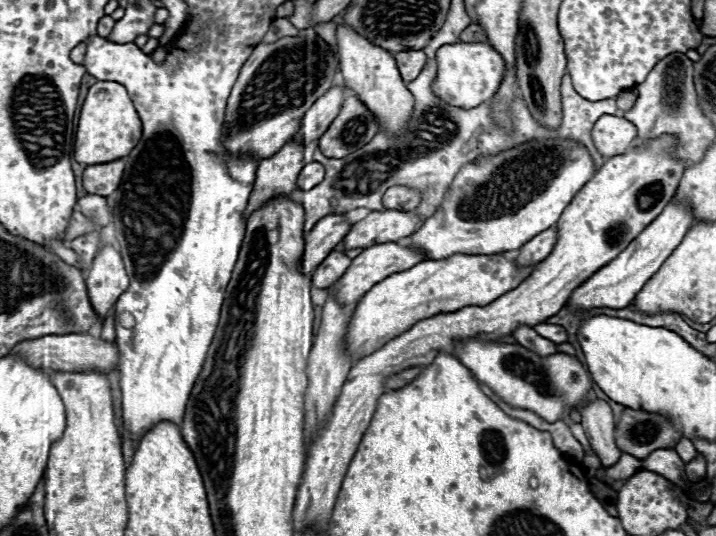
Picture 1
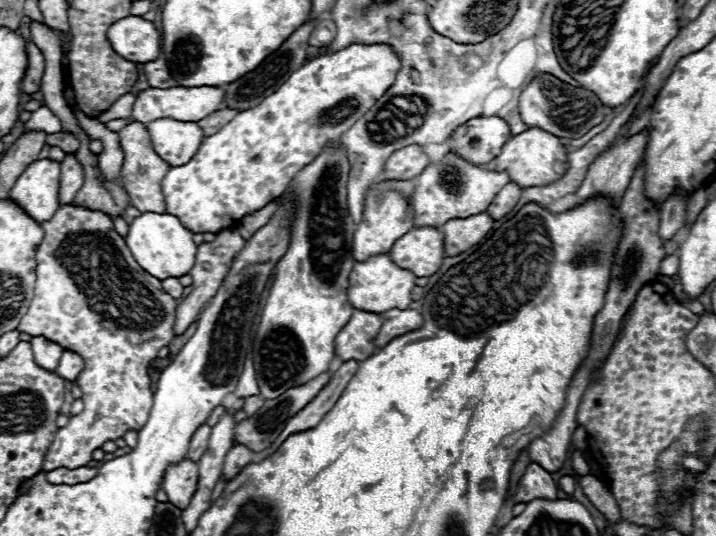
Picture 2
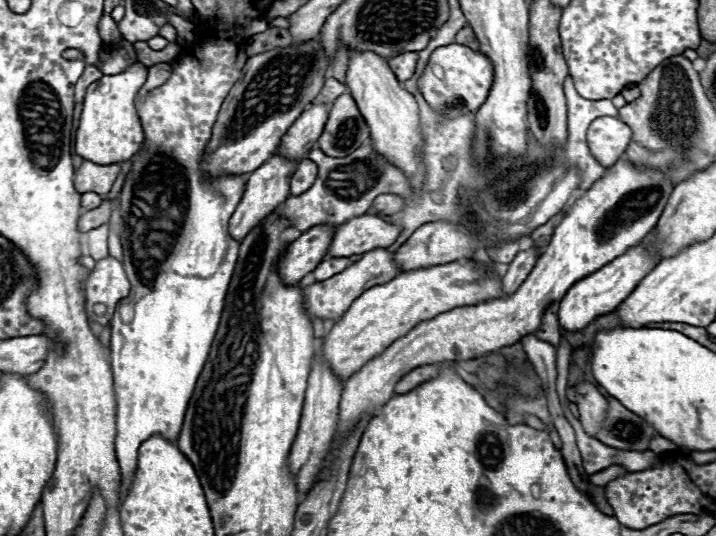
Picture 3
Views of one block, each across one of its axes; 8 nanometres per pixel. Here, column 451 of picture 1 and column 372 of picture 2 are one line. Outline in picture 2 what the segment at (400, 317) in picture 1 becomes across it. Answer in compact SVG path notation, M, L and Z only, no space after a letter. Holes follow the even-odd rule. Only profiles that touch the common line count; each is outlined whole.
M388 254L372 256L366 262L356 262L350 272L350 286L348 286L348 302L356 310L374 310L376 314L390 310L390 306L398 306L398 310L406 310L412 302L410 292L414 288L414 274L410 270L398 268Z

